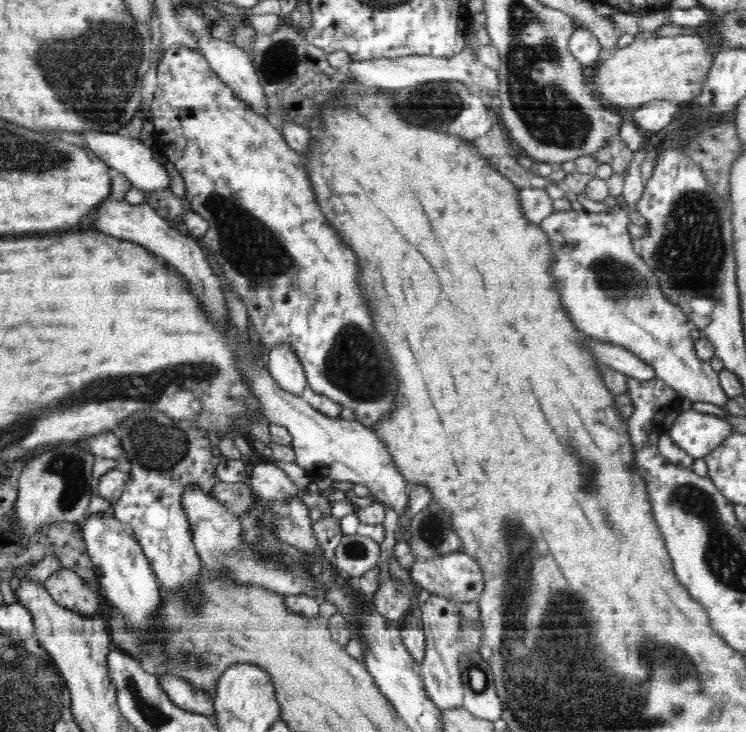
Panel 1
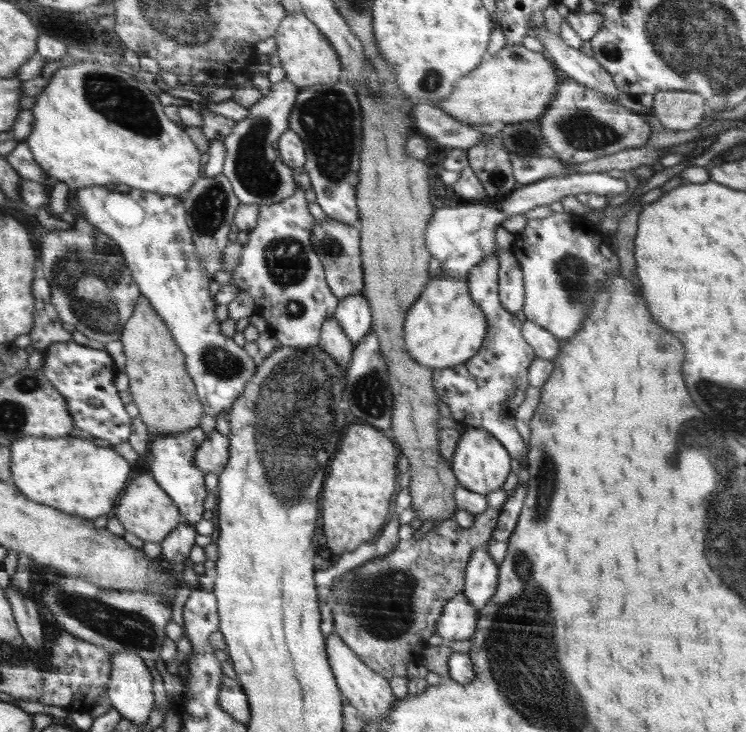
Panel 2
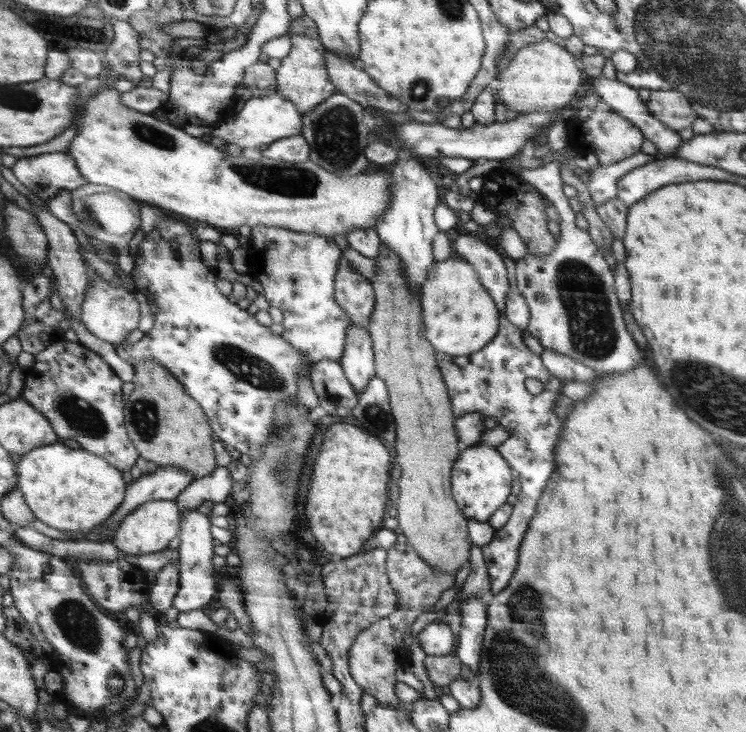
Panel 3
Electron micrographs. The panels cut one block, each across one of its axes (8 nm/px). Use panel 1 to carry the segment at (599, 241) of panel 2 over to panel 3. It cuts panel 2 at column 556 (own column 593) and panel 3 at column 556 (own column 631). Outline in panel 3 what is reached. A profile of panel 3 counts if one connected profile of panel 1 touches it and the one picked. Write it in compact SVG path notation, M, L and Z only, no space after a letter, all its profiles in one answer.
M547 160L540 168L516 169L515 175L519 175L525 182L530 182L536 186L536 190L544 193L549 202L552 202L558 212L558 226L560 226L559 240L555 240L556 245L550 253L546 255L528 254L521 259L516 259L515 269L517 289L526 299L530 320L527 329L540 341L544 349L554 350L572 357L588 368L598 373L615 373L630 371L644 361L647 353L640 350L640 342L636 342L636 334L632 334L632 326L628 326L628 314L624 314L624 306L620 304L618 292L616 292L616 278L612 262L604 258L604 253L600 250L598 243L588 234L588 230L580 229L580 214L572 209L572 202L562 191L564 186L562 176L560 176L560 164L554 160Z

